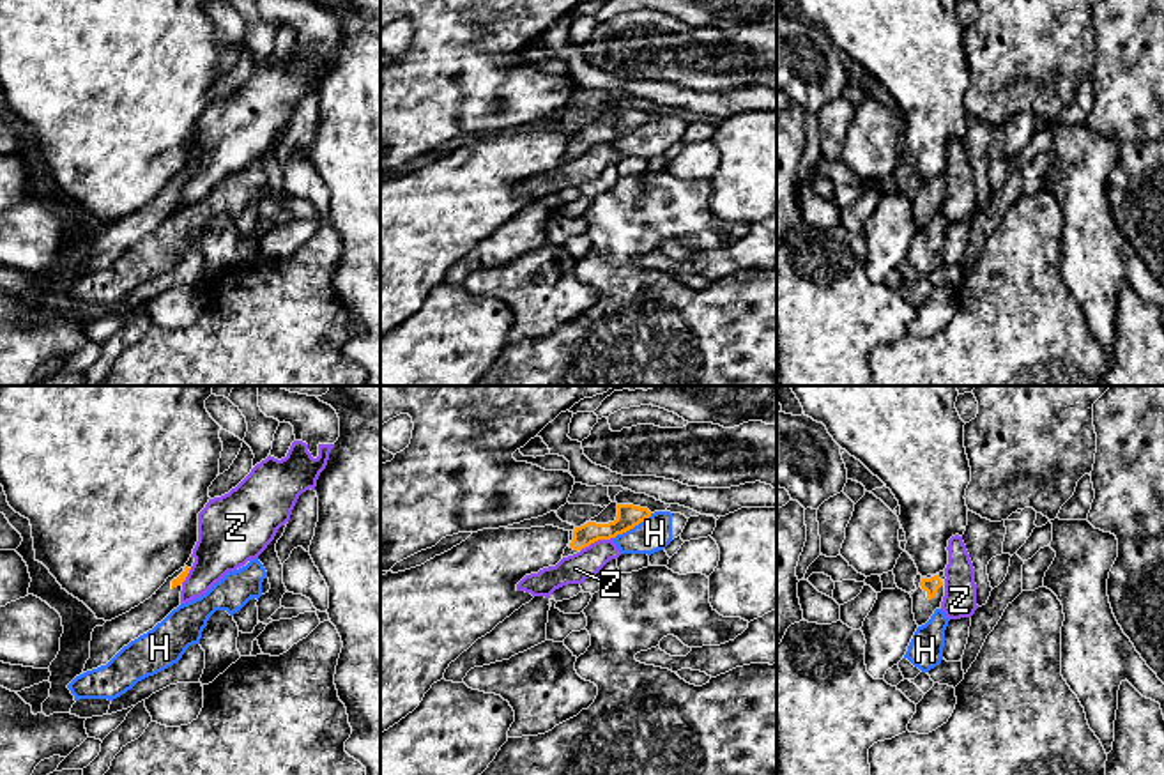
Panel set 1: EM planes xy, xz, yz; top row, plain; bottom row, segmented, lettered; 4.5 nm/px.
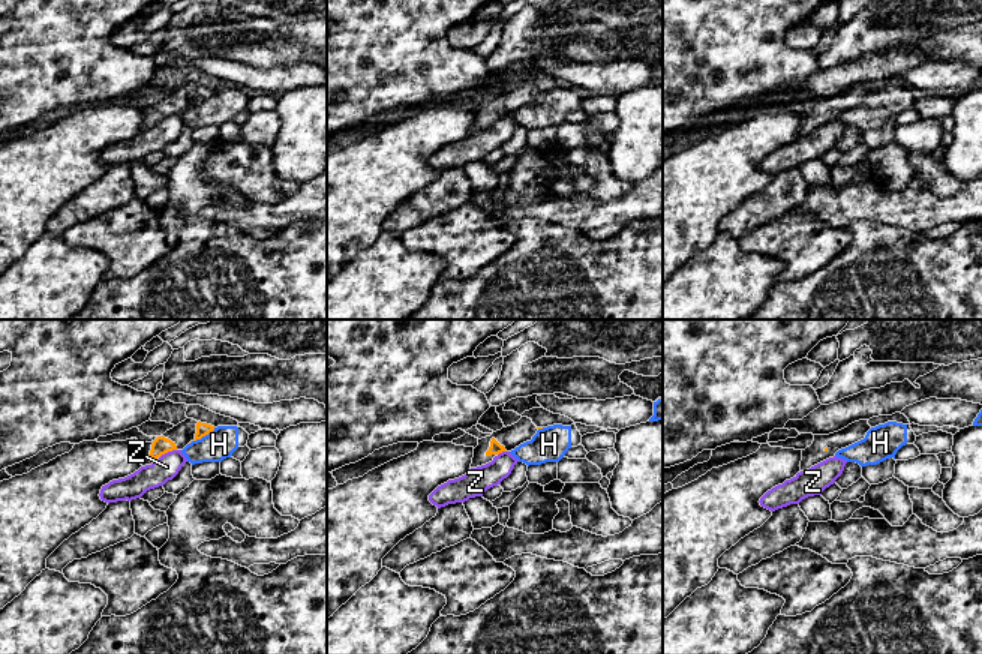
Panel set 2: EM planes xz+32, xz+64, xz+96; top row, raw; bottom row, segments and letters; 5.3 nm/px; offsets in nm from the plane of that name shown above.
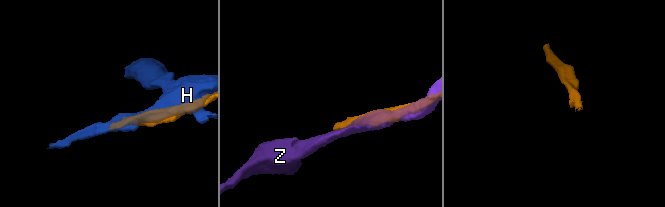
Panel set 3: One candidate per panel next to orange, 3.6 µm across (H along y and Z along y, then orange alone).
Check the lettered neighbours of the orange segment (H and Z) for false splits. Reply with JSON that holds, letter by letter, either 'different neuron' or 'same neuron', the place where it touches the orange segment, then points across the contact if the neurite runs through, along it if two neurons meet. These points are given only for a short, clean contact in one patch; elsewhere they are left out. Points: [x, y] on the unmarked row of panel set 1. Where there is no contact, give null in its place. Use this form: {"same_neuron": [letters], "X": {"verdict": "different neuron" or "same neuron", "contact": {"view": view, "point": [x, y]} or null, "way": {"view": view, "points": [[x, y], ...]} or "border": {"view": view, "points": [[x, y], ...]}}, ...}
{"same_neuron": [], "H": {"verdict": "different neuron", "contact": {"view": "xz", "point": [632, 131]}, "border": {"view": "xz", "points": [[651, 117], [612, 142]]}}, "Z": {"verdict": "different neuron", "contact": {"view": "xz", "point": [595, 144]}}}

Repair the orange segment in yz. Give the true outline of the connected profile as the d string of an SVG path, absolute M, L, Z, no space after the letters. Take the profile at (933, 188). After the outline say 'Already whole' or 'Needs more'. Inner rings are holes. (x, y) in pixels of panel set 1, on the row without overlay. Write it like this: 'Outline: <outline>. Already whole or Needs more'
Outline: M945 175L922 180L920 191L911 198L913 218L918 230L925 228L945 200Z. Needs more

